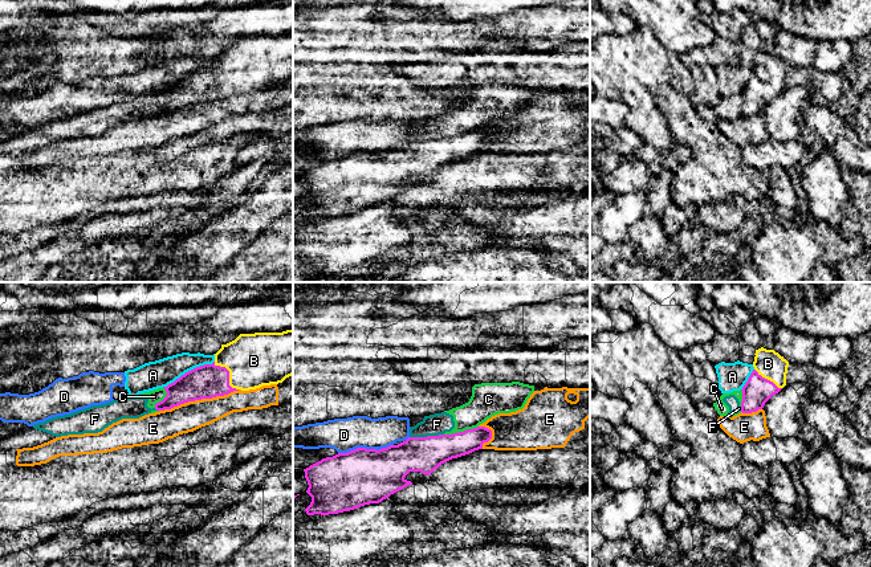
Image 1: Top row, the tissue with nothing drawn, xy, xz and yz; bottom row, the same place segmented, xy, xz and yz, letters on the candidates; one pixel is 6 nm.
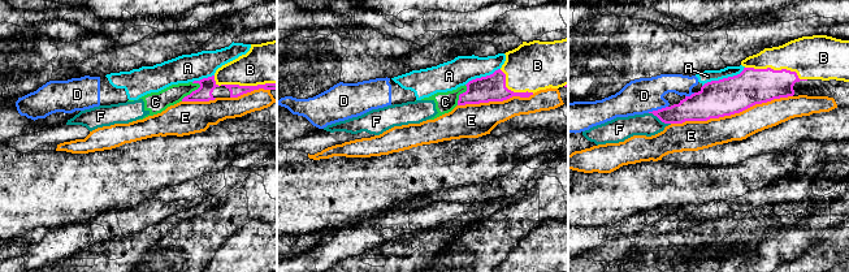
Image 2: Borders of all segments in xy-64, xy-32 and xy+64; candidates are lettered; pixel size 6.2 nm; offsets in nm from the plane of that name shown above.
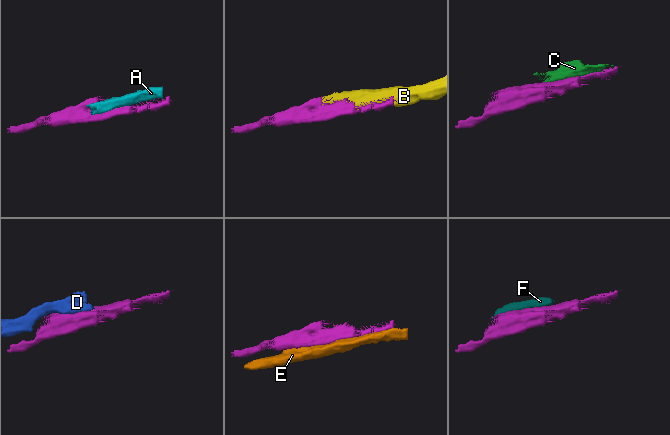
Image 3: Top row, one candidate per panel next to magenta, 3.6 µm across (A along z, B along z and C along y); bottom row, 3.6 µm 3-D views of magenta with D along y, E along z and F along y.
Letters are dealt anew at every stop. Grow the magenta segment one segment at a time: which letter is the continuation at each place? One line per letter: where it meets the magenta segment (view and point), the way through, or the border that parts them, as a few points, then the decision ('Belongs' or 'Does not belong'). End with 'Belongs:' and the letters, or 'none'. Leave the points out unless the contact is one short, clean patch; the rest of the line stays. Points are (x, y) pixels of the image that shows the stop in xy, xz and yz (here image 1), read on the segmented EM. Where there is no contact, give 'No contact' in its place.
A: Touches magenta at xy (188, 371). Does not belong
B: Touches magenta at xy (228, 375). Belongs
C: Touches magenta at xz (460, 432). Does not belong
D: Touches magenta at xz (365, 448). Does not belong
E: Touches magenta at xy (199, 399). Does not belong
F: Touches magenta at xz (427, 436). Does not belong
Belongs: B

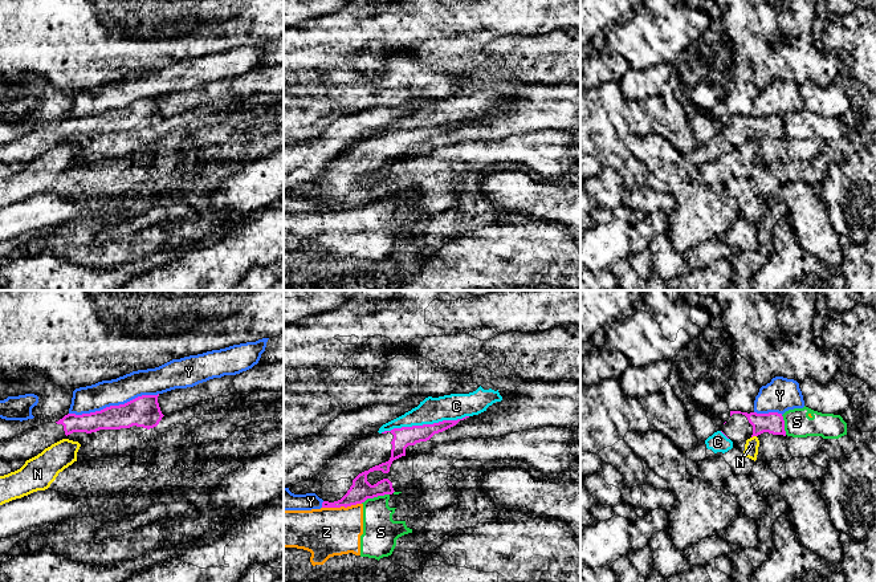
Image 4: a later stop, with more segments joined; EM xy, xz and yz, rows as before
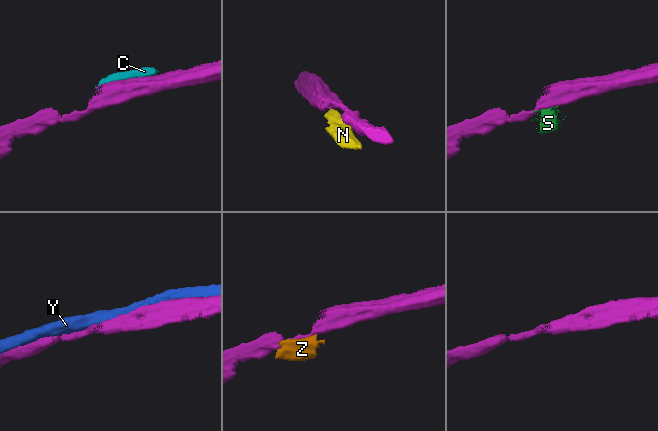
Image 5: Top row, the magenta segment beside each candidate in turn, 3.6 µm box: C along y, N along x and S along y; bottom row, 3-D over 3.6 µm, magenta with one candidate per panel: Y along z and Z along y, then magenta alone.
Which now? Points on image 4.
C: Touches magenta at xz (424, 424). Does not belong
N: Touches magenta at yz (753, 435). Boundary: yz (756, 435), (752, 438). Does not belong
S: Touches magenta at xz (374, 496). Boundary: xz (388, 493), (367, 497), (361, 503). Does not belong
Y: Touches magenta at xy (113, 406). Does not belong
Z: Touches magenta at xz (341, 505). Does not belong
Belongs: none

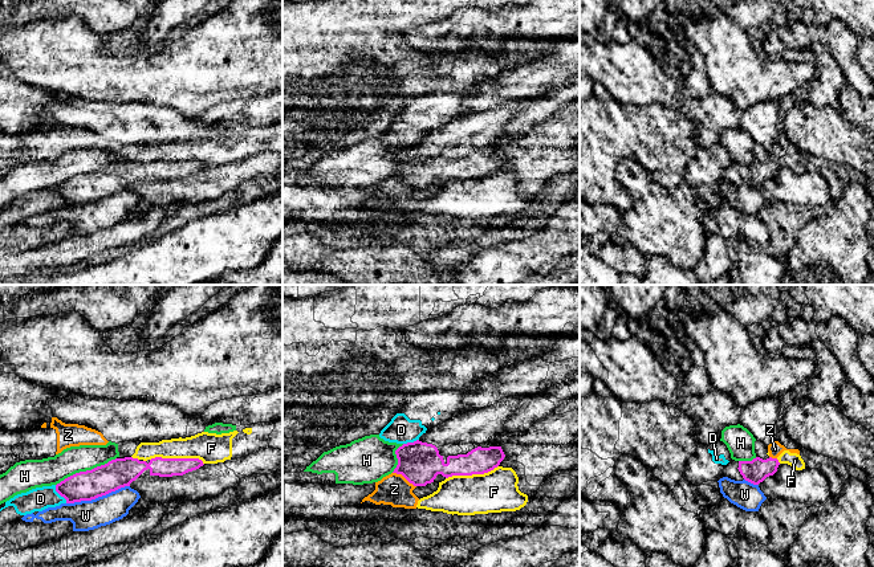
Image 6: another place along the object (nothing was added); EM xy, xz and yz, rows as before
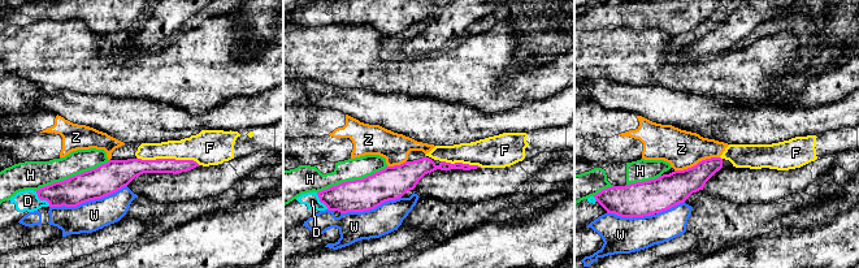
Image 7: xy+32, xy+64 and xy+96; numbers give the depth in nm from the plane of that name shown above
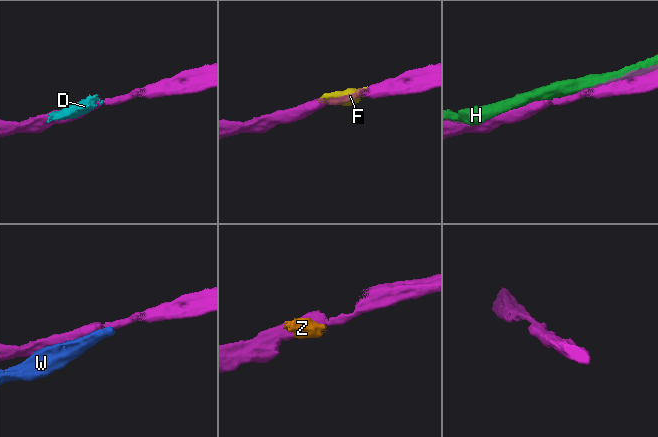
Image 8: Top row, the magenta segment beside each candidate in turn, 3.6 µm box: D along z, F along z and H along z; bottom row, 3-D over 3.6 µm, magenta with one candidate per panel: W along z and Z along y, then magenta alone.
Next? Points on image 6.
D: Touches magenta at xy (60, 494). Does not belong
F: Touches magenta at xy (178, 459). Does not belong
H: Touches magenta at xy (86, 470). Does not belong
W: Touches magenta at xy (97, 497). Does not belong
Z: Touches magenta at xz (405, 477). Boundary: xz (393, 472), (401, 473), (415, 486). Does not belong
Belongs: none

